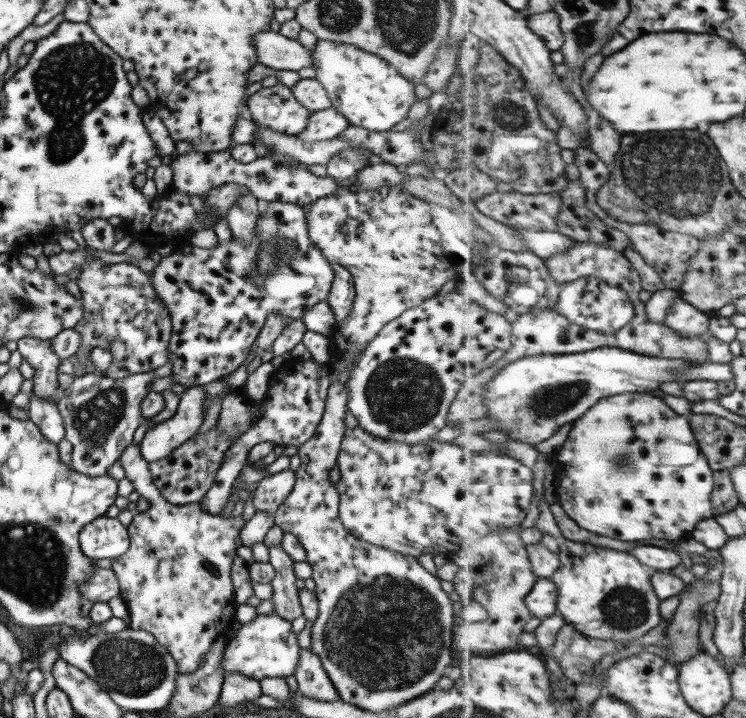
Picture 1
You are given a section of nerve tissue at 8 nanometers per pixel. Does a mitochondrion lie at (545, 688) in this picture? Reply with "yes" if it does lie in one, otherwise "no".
no

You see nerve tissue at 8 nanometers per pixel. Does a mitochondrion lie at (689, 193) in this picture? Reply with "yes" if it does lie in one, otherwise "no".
yes

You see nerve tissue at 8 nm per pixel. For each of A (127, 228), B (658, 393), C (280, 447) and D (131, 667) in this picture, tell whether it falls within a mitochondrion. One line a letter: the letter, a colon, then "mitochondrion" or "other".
A: other
B: other
C: other
D: mitochondrion

